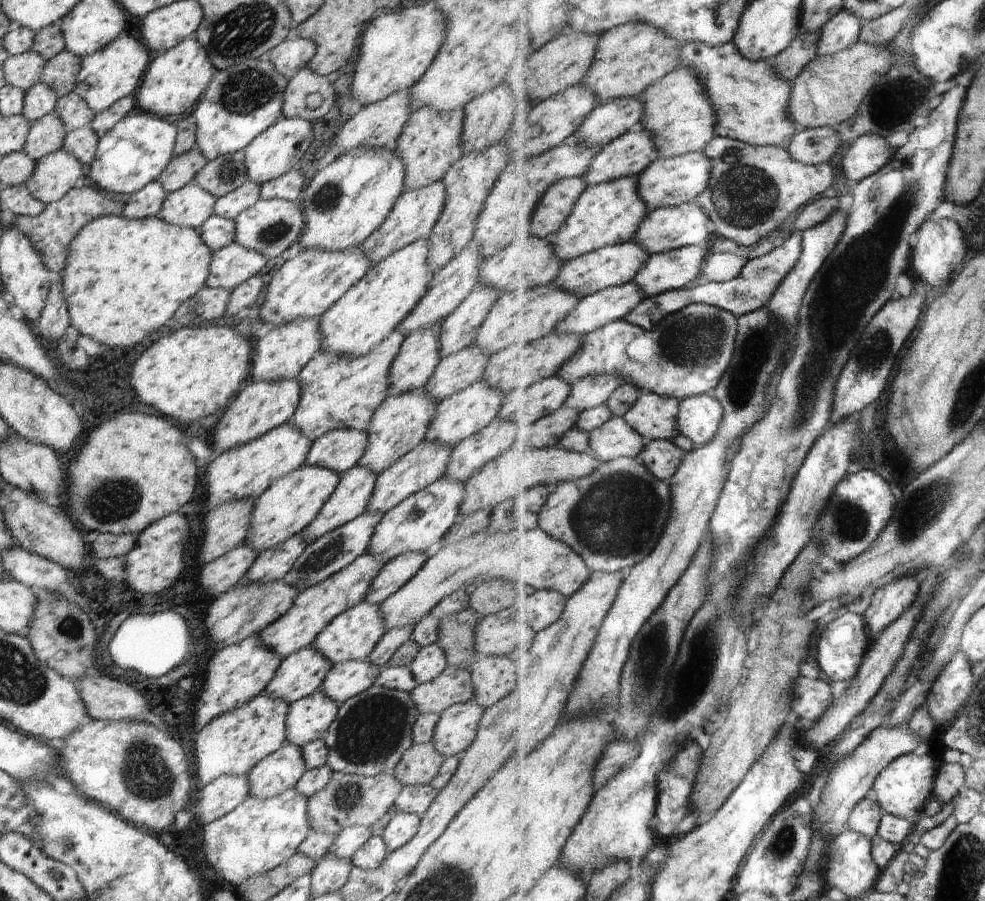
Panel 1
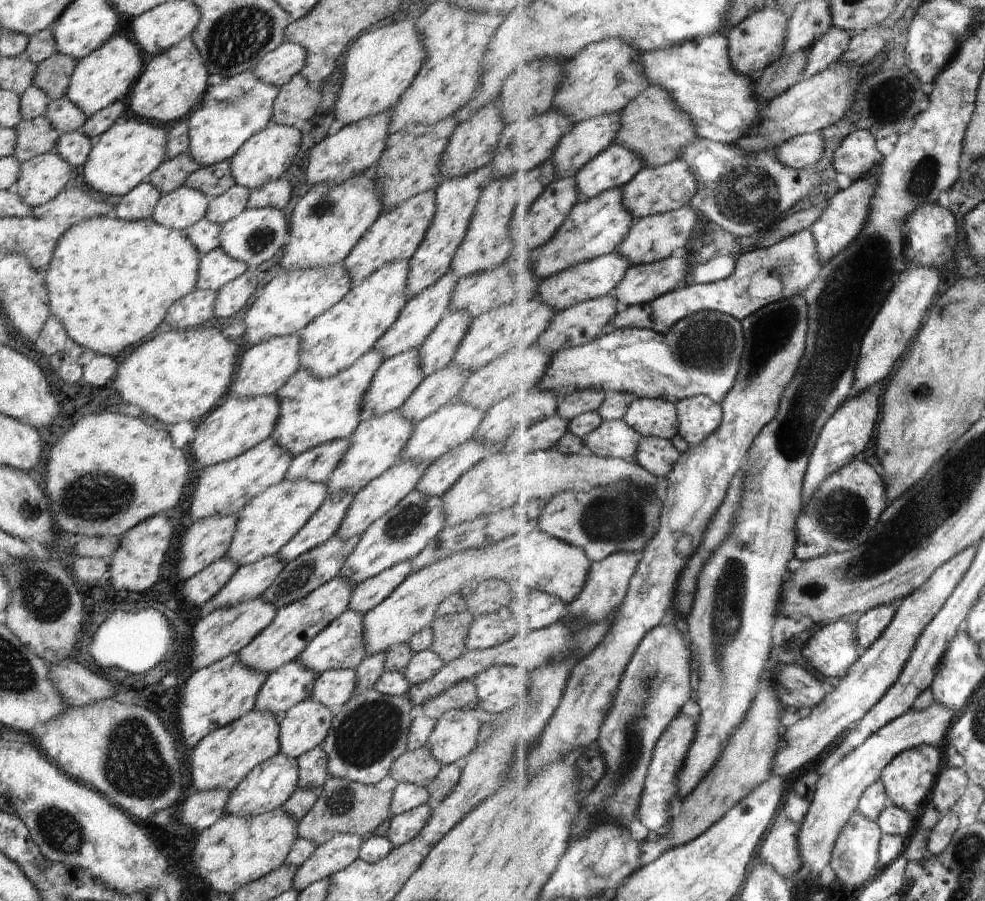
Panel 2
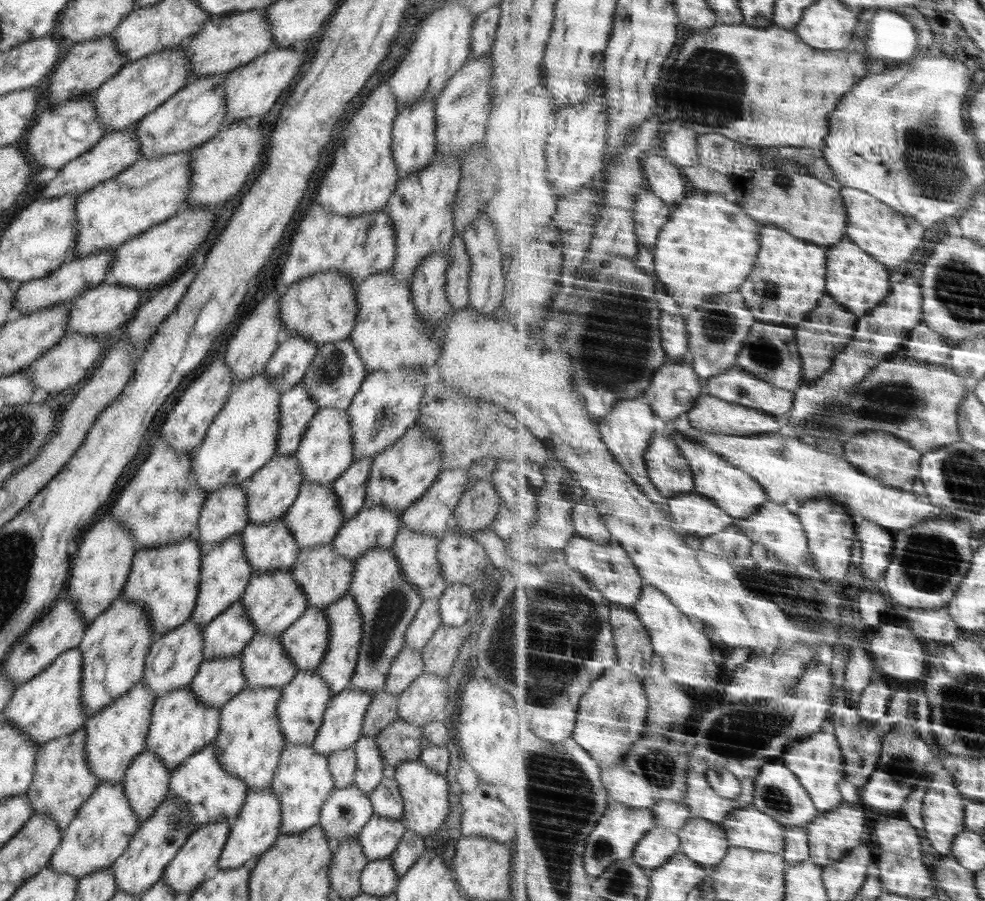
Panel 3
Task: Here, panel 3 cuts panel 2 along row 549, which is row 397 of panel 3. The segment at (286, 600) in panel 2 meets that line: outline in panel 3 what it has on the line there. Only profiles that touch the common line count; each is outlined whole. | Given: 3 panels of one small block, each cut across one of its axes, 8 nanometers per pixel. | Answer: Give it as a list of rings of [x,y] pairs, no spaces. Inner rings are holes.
[[[347,337],[345,340],[319,345],[318,354],[304,376],[304,385],[308,389],[308,396],[316,401],[318,408],[332,407],[347,409],[352,404],[352,398],[358,394],[362,380],[367,376],[367,369],[363,359],[359,356],[354,343]]]

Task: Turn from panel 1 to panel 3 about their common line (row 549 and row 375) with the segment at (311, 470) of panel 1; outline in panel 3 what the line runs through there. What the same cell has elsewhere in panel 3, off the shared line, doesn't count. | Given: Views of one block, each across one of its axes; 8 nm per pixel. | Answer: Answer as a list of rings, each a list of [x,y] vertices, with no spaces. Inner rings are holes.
[[[264,371],[240,382],[238,388],[231,391],[221,411],[214,416],[203,442],[192,450],[192,471],[198,486],[206,489],[208,494],[228,483],[245,483],[276,455],[278,400],[283,392],[270,384],[272,379]]]

